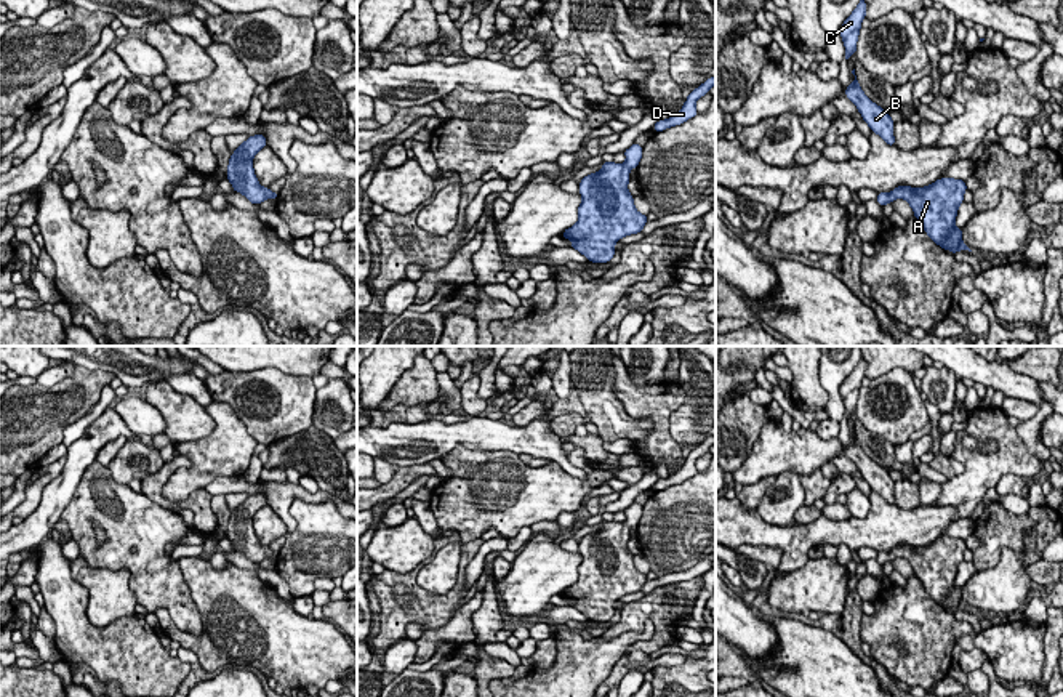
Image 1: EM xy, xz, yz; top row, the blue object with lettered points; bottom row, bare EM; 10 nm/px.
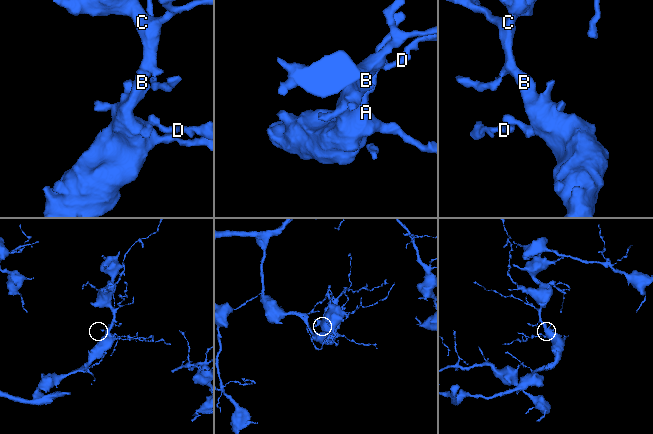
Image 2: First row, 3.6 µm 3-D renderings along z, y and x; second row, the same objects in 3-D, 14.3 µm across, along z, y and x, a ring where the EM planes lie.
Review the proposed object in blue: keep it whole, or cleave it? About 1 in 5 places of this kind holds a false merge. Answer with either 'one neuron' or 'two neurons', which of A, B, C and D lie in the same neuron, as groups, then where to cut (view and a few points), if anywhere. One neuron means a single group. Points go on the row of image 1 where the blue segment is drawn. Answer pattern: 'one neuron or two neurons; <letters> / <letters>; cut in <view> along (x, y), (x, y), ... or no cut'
one neuron; A B C D; no cut

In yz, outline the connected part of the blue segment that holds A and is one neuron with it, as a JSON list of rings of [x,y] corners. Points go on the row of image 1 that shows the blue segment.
[[[941,178],[925,187],[897,186],[889,194],[879,192],[877,202],[885,207],[895,199],[905,199],[927,236],[943,250],[949,250],[954,255],[959,250],[972,252],[962,242],[962,229],[954,226],[965,191],[965,181]]]

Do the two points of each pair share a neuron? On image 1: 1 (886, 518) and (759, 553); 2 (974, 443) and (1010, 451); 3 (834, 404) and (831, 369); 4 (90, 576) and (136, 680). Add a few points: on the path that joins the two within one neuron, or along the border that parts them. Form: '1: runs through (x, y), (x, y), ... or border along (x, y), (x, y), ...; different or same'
1: border along (738, 548), (770, 545), (783, 555); different
2: border along (961, 439), (969, 449), (988, 452), (998, 449); different
3: runs through (834, 396), (831, 377); same
4: border along (87, 593), (87, 619), (95, 625), (133, 614); different

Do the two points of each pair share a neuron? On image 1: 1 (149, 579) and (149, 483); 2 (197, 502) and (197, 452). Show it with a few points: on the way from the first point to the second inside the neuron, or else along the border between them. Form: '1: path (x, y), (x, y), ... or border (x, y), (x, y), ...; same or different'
1: border (143, 492), (151, 500), (173, 511); different
2: border (204, 489), (183, 500), (160, 494); different

